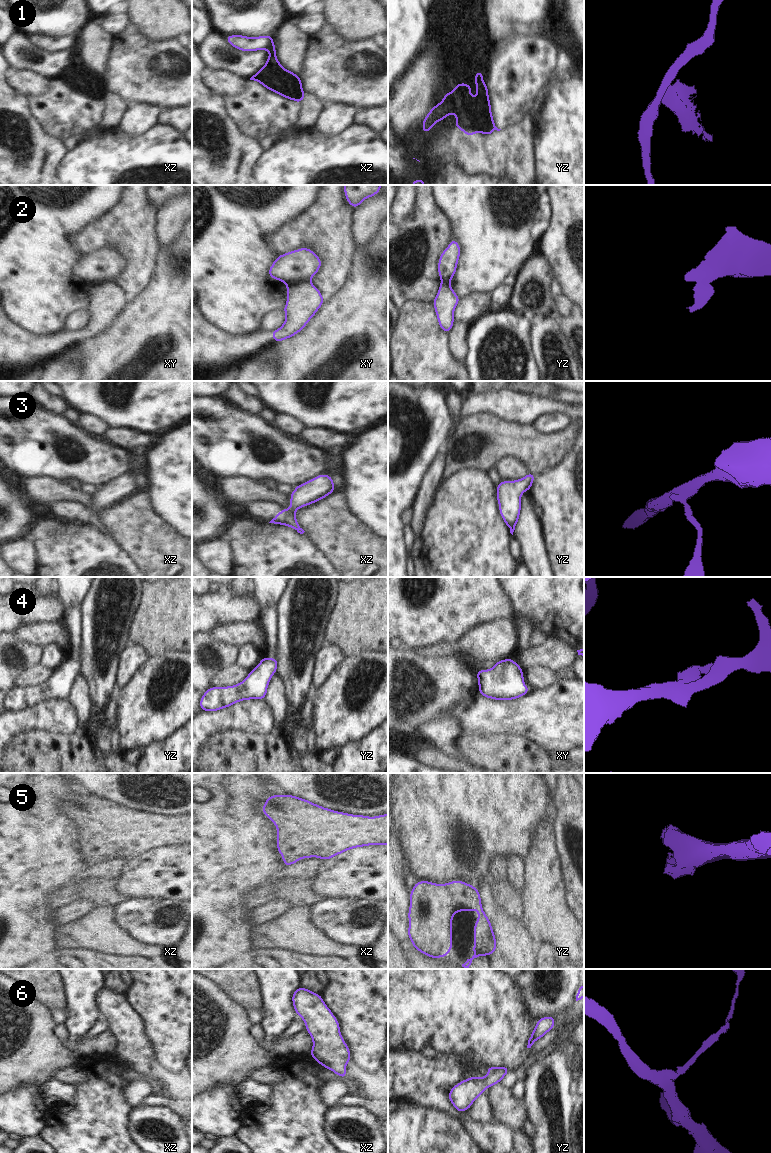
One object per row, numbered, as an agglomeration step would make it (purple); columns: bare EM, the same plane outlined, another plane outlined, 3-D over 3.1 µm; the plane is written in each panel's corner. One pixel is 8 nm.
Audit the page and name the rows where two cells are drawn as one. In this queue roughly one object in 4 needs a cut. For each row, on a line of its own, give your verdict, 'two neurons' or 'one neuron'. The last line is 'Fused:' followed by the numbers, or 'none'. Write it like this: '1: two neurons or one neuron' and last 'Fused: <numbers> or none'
1: two neurons
2: two neurons
3: one neuron
4: one neuron
5: one neuron
6: one neuron
Fused: 1, 2

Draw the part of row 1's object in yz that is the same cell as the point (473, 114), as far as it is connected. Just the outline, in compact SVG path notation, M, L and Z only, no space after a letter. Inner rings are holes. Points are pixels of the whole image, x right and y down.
M475 71L473 83L477 84L477 96L471 98L471 87L468 83L459 83L454 87L454 92L447 91L444 99L438 104L445 118L452 112L457 121L454 126L461 129L467 136L475 135L476 131L491 136L498 129L493 120L491 104L488 95L487 83L483 82L483 72Z

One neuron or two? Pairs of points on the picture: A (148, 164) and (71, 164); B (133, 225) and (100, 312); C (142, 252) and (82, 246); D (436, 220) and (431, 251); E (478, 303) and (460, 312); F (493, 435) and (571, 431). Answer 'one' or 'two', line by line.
A: one
B: two
C: one
D: one
E: one
F: one

